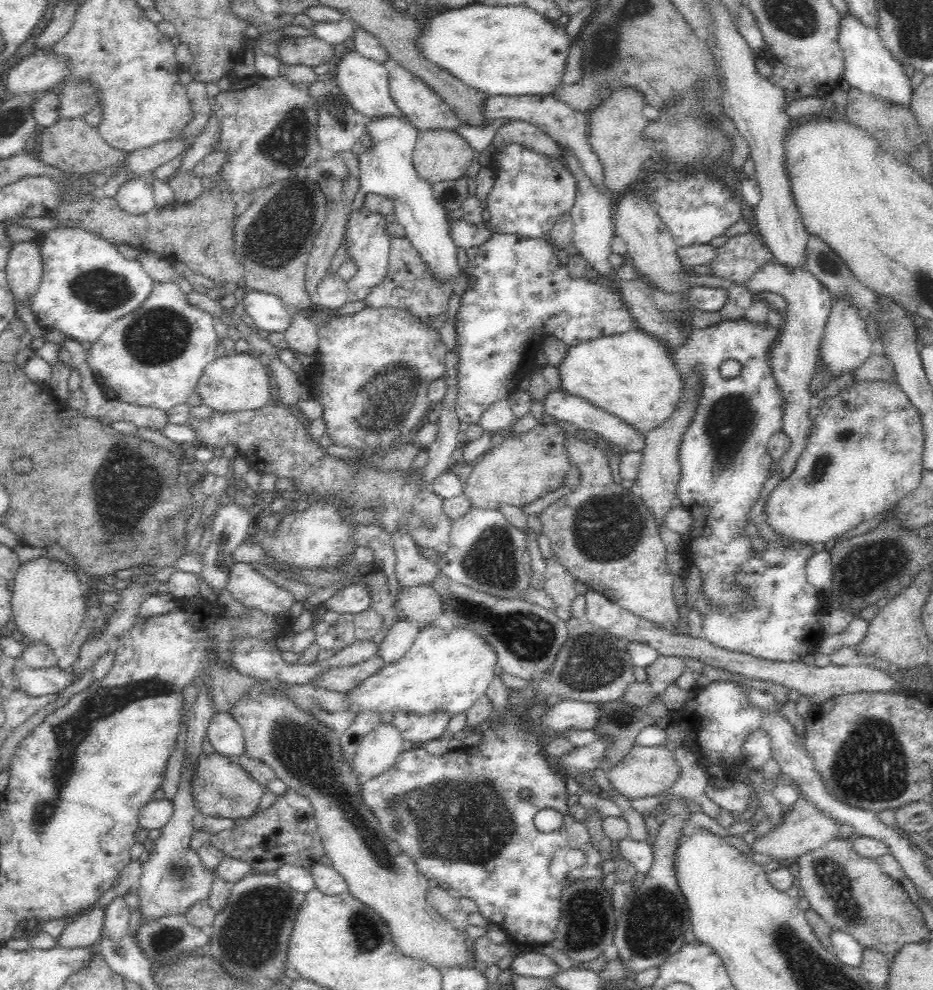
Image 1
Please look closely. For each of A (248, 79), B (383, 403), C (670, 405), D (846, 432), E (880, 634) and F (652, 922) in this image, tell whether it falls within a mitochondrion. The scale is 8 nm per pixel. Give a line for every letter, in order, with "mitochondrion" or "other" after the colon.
A: other
B: mitochondrion
C: other
D: mitochondrion
E: other
F: mitochondrion

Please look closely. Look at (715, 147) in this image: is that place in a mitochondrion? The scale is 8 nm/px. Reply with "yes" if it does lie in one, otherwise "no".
yes

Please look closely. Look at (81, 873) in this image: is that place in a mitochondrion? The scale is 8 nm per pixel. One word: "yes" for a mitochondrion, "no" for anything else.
no

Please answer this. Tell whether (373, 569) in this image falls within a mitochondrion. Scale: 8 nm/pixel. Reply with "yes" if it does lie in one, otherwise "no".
no

